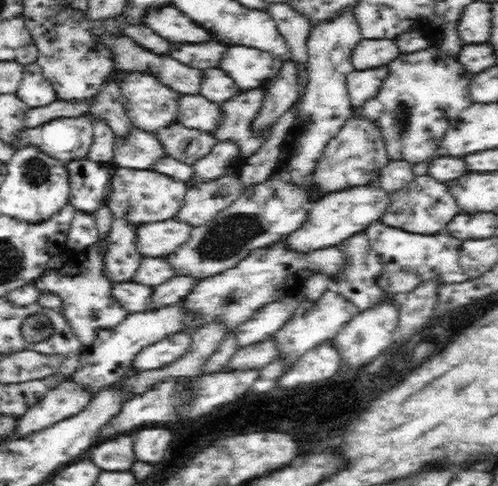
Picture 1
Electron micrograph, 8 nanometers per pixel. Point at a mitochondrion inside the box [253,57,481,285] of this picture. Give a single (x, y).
(403, 108)

